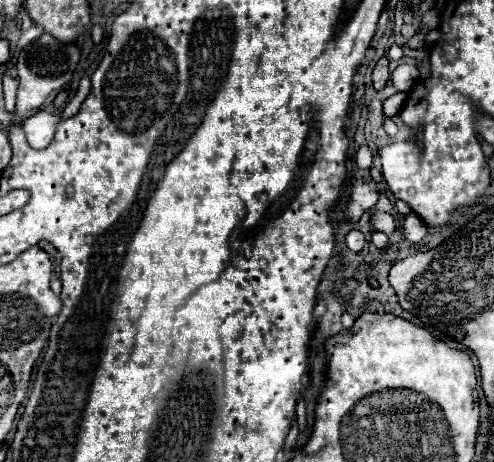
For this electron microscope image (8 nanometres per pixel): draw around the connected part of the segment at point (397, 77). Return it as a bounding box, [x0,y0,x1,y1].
[391,64,419,92]

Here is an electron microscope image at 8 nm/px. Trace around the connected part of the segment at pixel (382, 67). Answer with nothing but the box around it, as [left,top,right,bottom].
[373,56,389,90]

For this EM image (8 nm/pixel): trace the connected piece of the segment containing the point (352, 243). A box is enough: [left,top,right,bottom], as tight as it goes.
[345,230,365,252]

